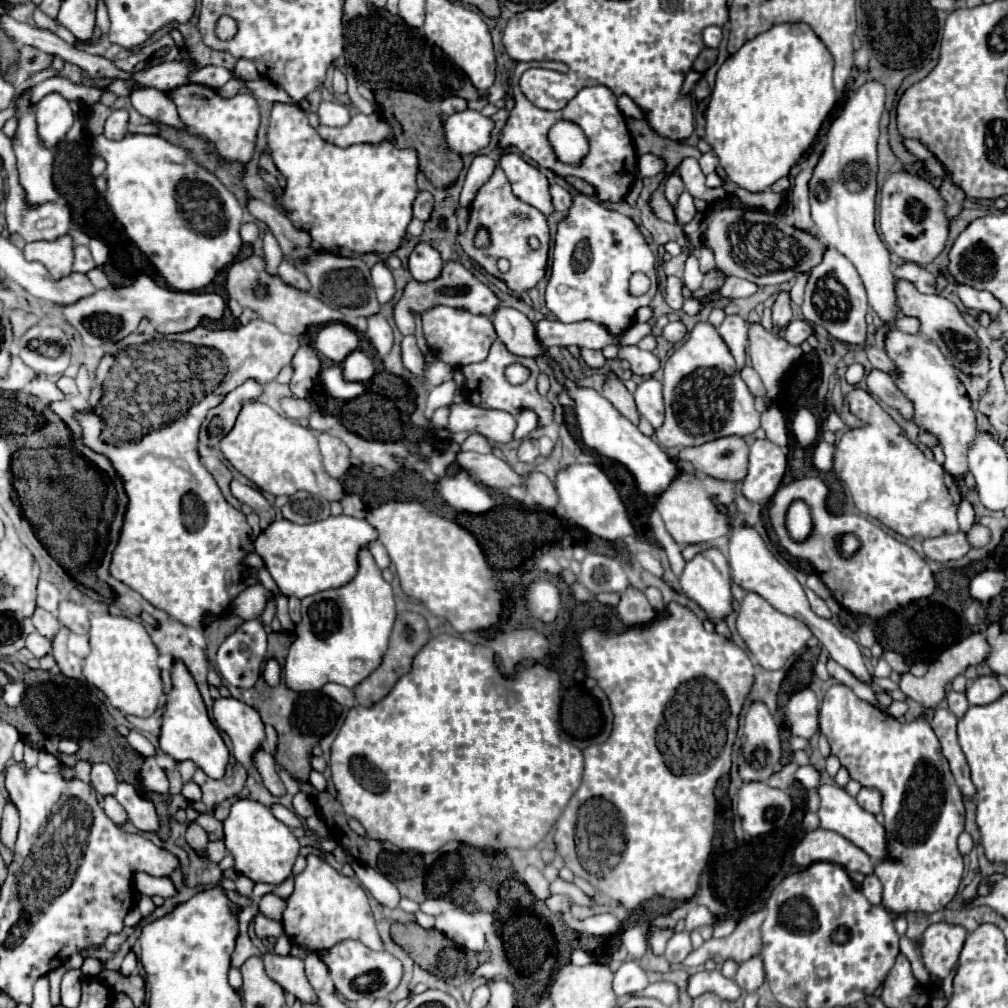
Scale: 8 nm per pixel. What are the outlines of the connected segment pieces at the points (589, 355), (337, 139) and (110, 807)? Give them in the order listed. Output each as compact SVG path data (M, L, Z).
M581 350L581 360L591 370L599 370L599 368L605 366L605 358L603 358L601 350Z
M355 114L347 126L331 128L331 126L319 126L319 136L335 146L347 148L353 144L381 144L385 140L391 140L393 132L391 126L379 116L379 114Z
M105 796L103 800L103 810L105 814L117 824L117 826L123 826L129 818L127 818L127 812L121 808L121 804L113 798L113 796Z

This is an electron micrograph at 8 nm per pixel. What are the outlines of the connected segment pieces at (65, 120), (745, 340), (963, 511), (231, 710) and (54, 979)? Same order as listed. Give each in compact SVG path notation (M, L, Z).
M57 92L47 94L37 104L37 126L43 144L53 148L73 126L73 110L69 102Z
M727 316L723 324L717 328L717 332L729 346L737 362L737 370L741 370L745 366L745 350L749 344L749 324L741 316Z
M963 498L961 506L959 506L959 518L961 518L961 520L959 520L961 532L965 532L965 528L969 528L969 526L973 524L973 520L975 520L975 510L973 510L969 498Z
M221 698L221 700L215 700L213 718L217 728L231 738L233 754L237 762L243 764L257 782L261 782L261 776L253 764L253 758L265 742L265 726L257 710L253 710L251 706L235 698Z
M53 970L49 972L49 980L51 980L51 1004L57 1006L59 1004L59 982L61 982L61 972Z

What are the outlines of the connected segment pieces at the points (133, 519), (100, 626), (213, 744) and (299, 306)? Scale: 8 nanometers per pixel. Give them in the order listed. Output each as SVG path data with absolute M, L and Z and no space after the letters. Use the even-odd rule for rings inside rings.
M225 384L221 392L205 396L185 416L157 432L149 432L141 442L107 444L101 440L104 424L97 415L76 416L83 429L84 444L111 460L127 494L127 510L111 554L109 574L177 622L201 632L205 614L219 616L229 612L233 600L245 588L257 584L249 572L251 566L245 564L245 556L255 548L247 518L225 500L217 482L199 460L197 450L201 422L233 388L237 386ZM185 494L197 494L201 510L183 512Z
M101 614L91 618L91 630L89 630L89 644L91 654L85 658L83 664L83 676L89 684L97 686L115 706L117 710L133 716L151 716L159 706L159 696L163 694L163 682L161 682L161 670L157 666L157 648L151 642L147 630L143 624L129 620L125 616L113 616L113 614Z
M175 660L171 678L173 678L173 690L167 694L163 726L161 726L161 736L159 736L161 750L175 760L193 760L201 770L205 770L205 774L209 774L213 778L221 778L225 774L229 750L227 750L219 730L209 720L209 714L207 714L205 702L201 698L201 692L197 688L197 682L193 680L193 676L185 668L185 664L181 664L181 660Z
M249 256L247 260L235 262L227 272L225 282L229 298L235 298L243 308L251 308L259 314L259 318L273 322L281 332L299 336L305 332L307 324L327 324L327 322L341 322L343 314L325 306L321 300L317 300L311 294L299 292L291 286L285 286L279 276L269 276L265 272L265 264L257 256Z

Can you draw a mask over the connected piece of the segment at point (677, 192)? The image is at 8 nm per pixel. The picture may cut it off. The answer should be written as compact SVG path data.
M673 172L671 176L669 176L669 180L667 180L667 184L665 184L665 198L667 198L667 202L675 208L677 206L677 200L679 200L679 196L685 192L685 186L683 186L683 182L681 182L681 178Z

